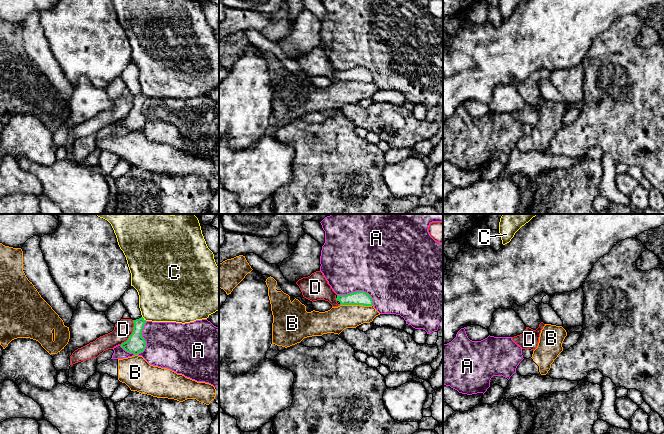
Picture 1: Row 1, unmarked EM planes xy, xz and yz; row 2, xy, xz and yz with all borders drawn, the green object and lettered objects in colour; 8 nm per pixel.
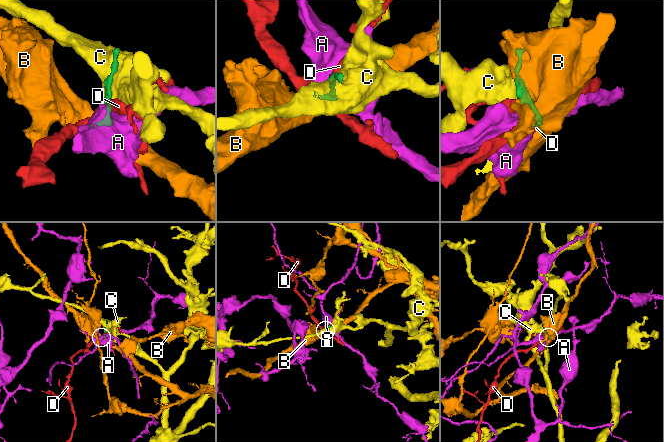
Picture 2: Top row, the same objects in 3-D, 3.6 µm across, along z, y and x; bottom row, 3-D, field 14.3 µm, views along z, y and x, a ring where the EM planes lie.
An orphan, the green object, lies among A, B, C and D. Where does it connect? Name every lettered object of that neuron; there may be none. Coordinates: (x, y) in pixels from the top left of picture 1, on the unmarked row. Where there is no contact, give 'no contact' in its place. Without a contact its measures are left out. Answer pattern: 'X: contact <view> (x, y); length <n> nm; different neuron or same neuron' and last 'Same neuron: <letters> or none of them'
A: contact xz (358, 67); length 300 nm; different neuron
B: contact xz (356, 80); length 260 nm; different neuron
C: contact xy (143, 94); length 50 nm; different neuron
D: contact xy (132, 109); length 240 nm; different neuron
Same neuron: none of them

